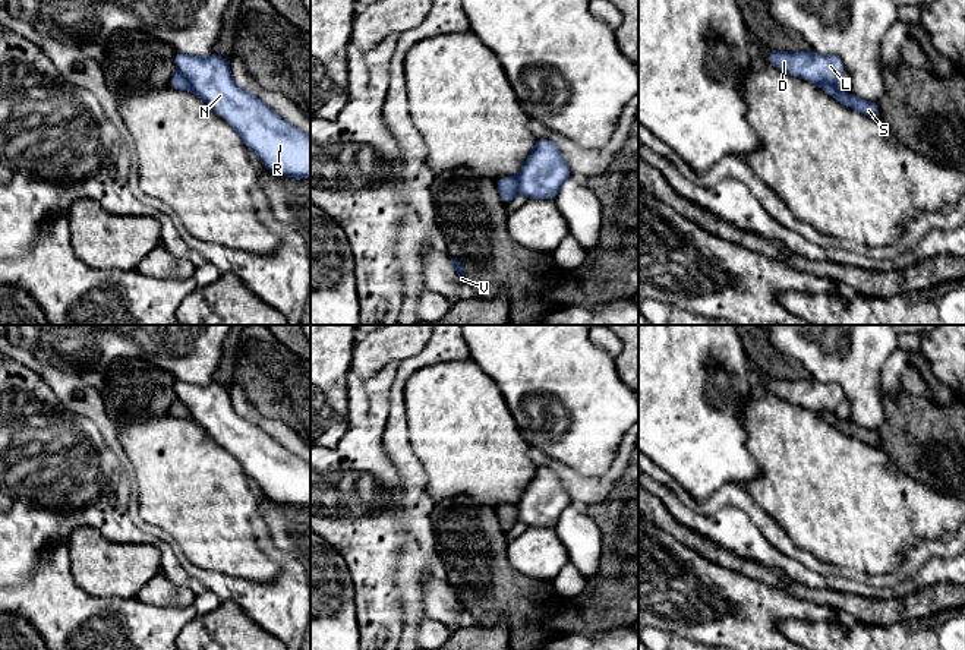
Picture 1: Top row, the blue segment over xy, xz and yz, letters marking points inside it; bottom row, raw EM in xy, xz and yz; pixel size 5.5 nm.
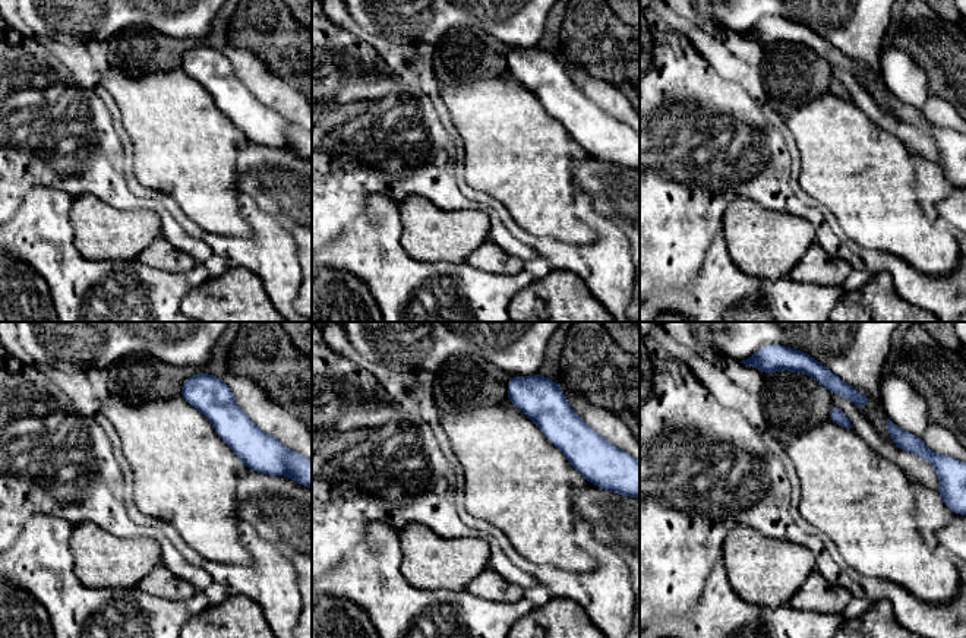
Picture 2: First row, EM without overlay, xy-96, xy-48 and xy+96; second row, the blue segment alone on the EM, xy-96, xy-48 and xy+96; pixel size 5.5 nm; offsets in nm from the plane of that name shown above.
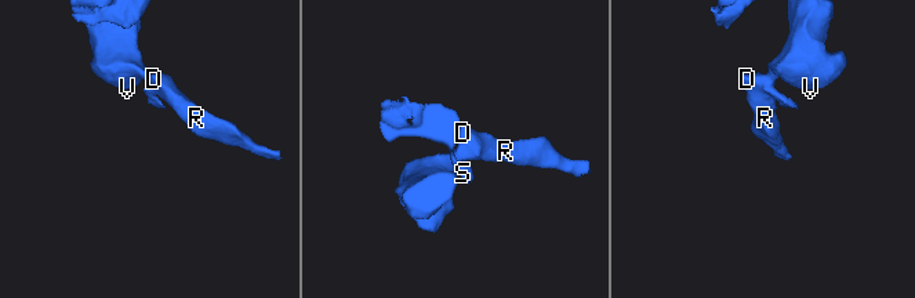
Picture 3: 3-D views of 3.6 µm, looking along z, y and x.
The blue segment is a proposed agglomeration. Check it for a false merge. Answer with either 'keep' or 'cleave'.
cleave

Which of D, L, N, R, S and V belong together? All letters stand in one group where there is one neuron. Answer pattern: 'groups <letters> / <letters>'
groups D L N R V / S

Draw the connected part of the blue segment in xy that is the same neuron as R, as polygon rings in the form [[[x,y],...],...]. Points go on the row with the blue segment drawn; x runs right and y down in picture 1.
[[[176,51],[174,63],[192,91],[242,136],[268,171],[310,179],[310,136],[242,89],[231,76],[228,60],[215,53],[195,57]]]

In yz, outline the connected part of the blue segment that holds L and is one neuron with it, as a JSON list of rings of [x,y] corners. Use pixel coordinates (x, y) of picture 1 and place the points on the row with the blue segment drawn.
[[[813,50],[801,53],[770,51],[767,60],[780,72],[811,81],[819,86],[836,83],[845,70],[839,56],[823,56]]]

